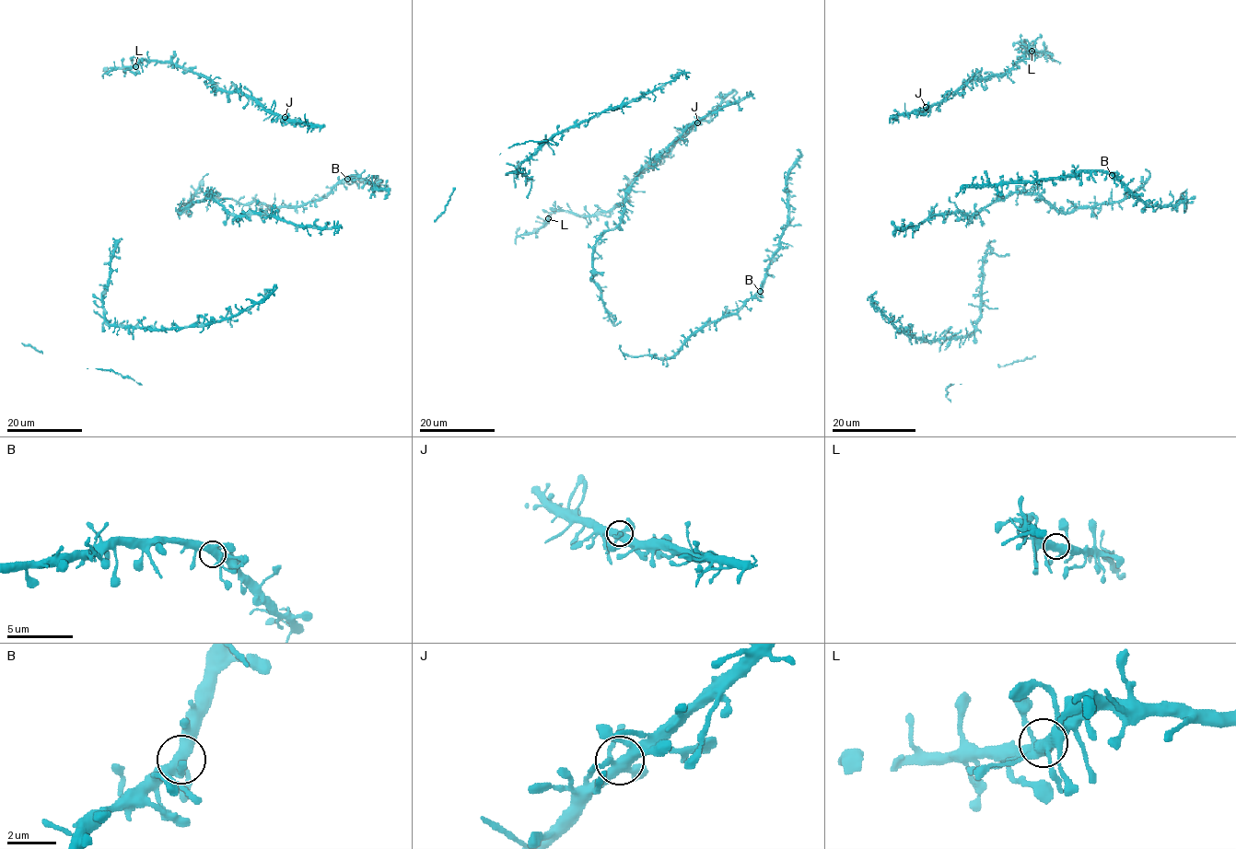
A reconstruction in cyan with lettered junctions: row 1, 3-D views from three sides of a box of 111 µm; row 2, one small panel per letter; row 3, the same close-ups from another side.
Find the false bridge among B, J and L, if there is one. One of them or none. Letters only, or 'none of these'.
none of these

